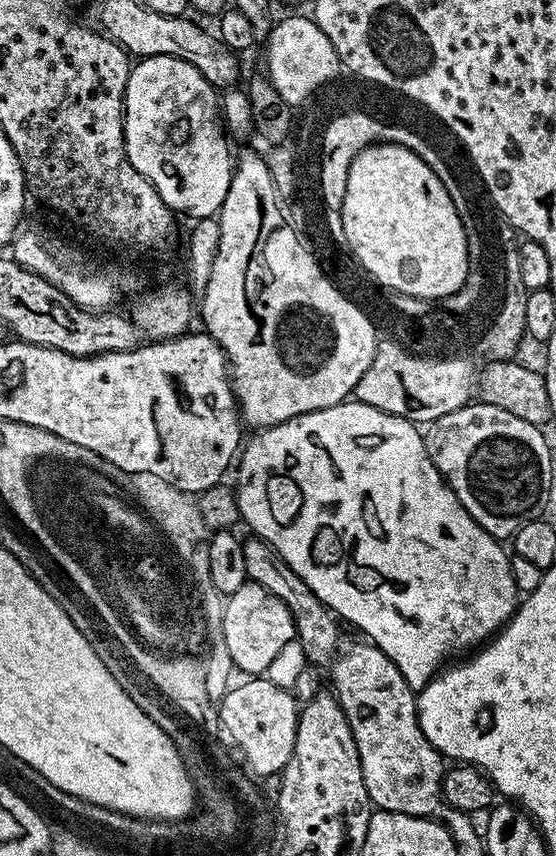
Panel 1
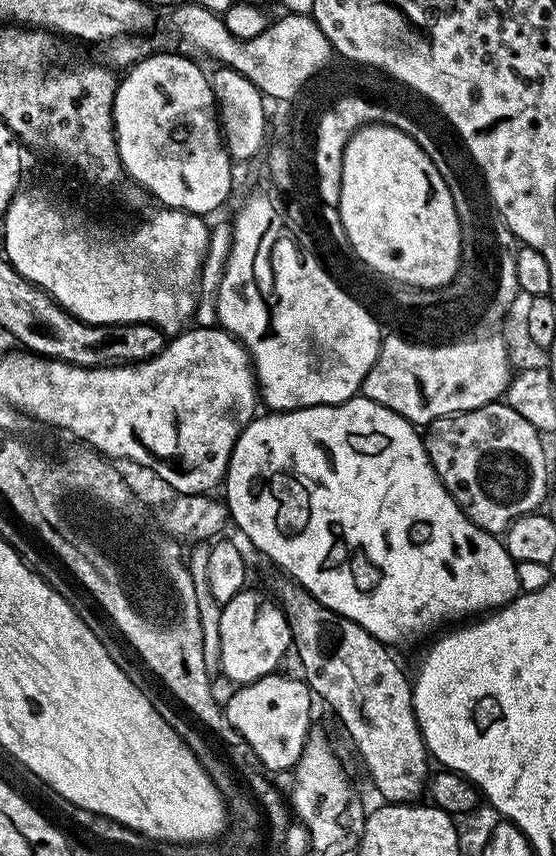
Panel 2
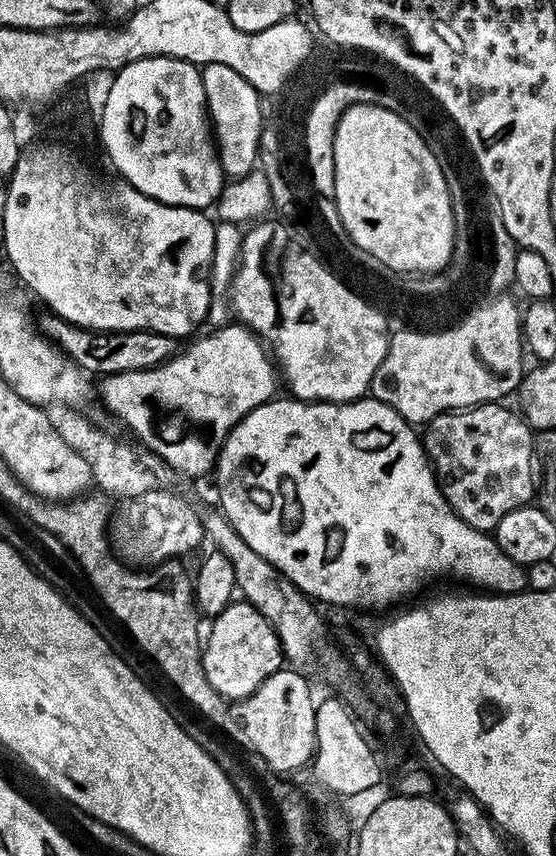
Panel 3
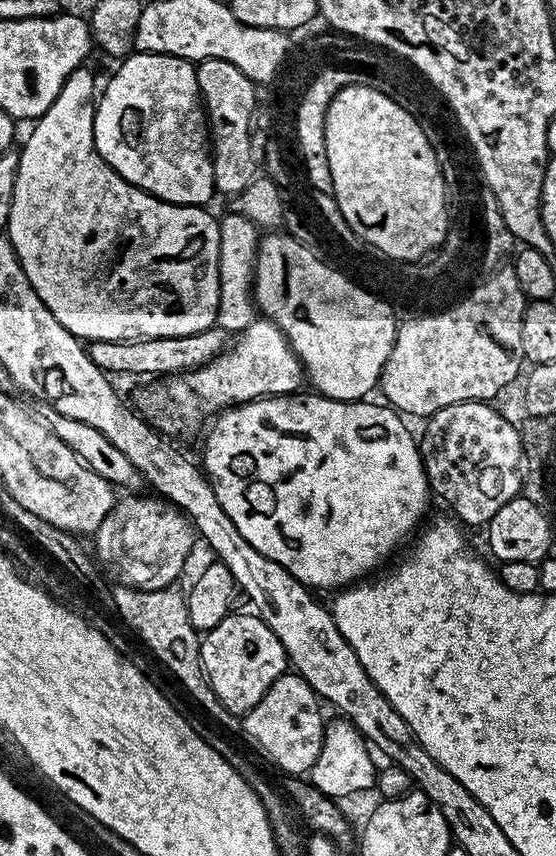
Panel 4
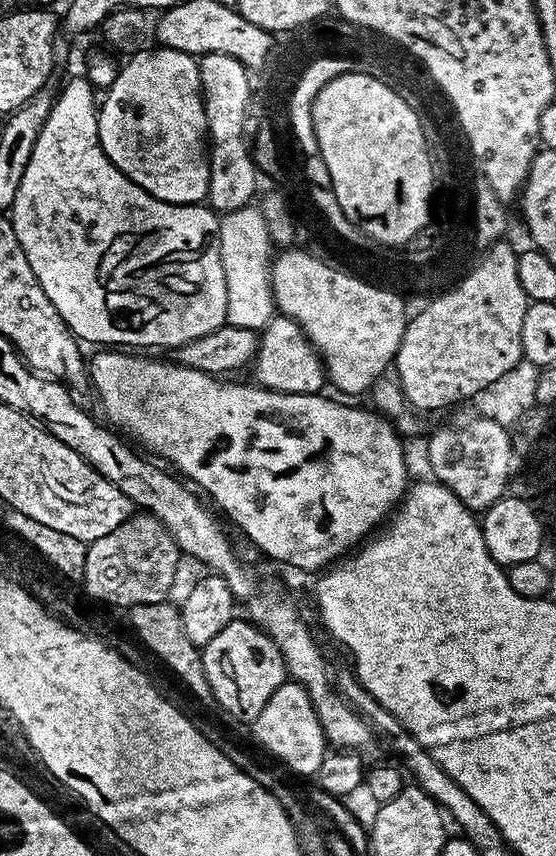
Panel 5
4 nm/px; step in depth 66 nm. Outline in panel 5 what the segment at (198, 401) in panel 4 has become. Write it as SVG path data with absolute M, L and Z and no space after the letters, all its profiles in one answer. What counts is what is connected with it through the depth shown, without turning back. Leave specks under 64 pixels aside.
M273 315L272 323L260 332L260 349L251 365L255 383L272 392L289 392L290 394L316 394L326 384L324 362L304 337L297 324L289 316Z

